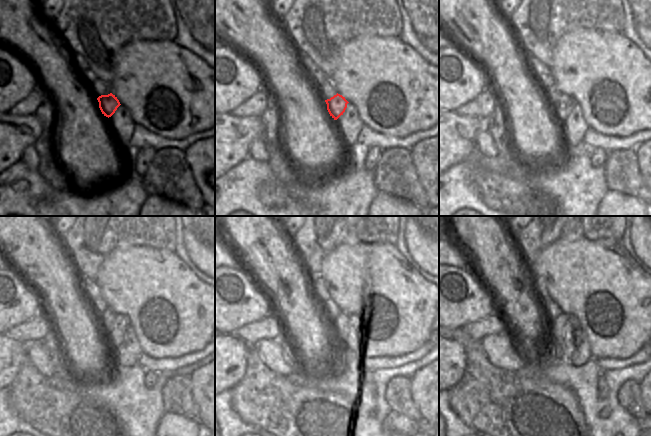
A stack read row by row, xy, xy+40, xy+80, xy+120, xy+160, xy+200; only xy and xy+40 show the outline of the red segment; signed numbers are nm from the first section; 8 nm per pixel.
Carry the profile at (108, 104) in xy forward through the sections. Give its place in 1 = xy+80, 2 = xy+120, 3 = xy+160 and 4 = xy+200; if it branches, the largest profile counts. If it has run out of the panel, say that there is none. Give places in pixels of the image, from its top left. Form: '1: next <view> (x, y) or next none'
1: next xy+80 (563, 106)
2: next xy+120 (121, 323)
3: next xy+160 (346, 322)
4: next xy+200 (572, 325)

